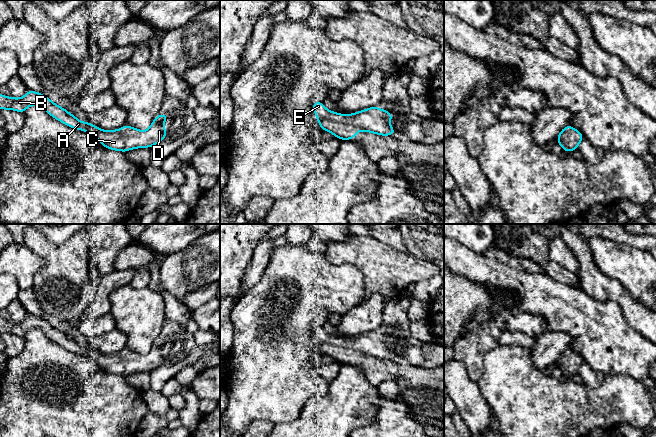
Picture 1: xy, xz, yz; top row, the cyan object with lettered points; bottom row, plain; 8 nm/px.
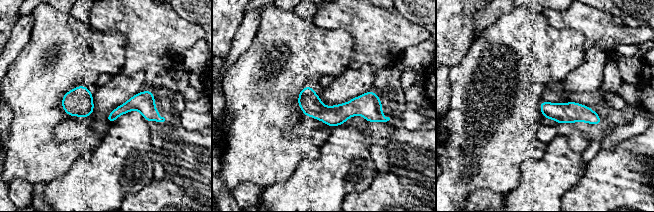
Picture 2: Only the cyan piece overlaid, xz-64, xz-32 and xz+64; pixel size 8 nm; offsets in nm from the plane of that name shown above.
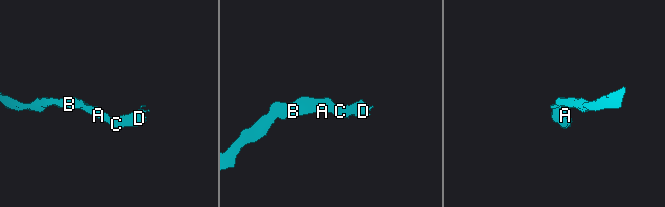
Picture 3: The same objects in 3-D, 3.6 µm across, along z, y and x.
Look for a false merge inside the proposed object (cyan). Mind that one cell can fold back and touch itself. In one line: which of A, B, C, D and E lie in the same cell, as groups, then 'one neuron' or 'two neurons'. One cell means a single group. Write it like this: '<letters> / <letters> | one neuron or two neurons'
A B C D E | one neuron

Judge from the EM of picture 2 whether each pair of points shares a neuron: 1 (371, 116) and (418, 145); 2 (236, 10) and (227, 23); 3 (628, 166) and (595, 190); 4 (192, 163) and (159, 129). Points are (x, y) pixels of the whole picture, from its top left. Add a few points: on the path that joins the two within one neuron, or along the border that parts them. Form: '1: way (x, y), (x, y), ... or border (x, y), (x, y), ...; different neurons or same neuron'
1: way (383, 122), (406, 145); same neuron
2: way (233, 13), (227, 20); same neuron
3: way (620, 174), (603, 190); same neuron
4: way (185, 155), (167, 137); same neuron

